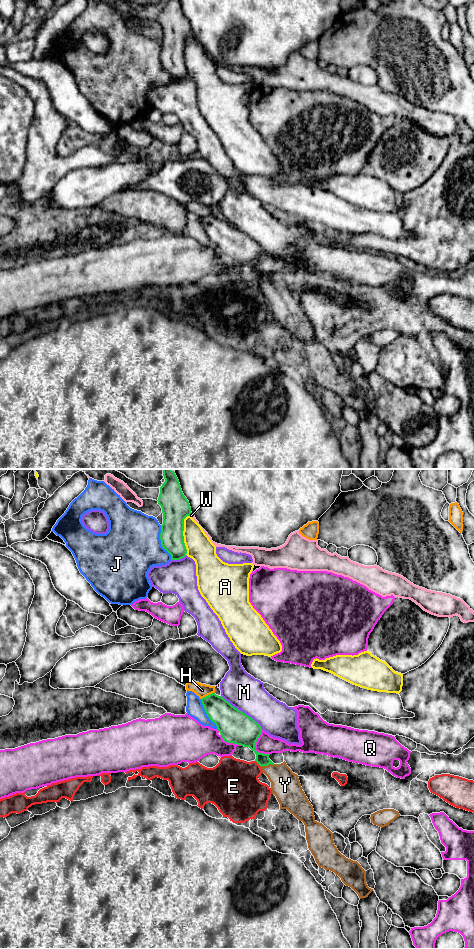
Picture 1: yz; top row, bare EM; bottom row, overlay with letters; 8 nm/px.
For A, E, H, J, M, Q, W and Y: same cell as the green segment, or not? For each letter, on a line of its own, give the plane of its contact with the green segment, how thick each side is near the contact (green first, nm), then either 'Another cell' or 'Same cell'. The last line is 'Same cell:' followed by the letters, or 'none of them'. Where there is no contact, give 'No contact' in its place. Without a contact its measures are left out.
A: Touches green in yz. Thickness 220 nm (green) against 220 nm. Another cell
E: Touches green in yz. Thickness 190 nm (green) against 400 nm. Another cell
H: Touches green in yz. Thickness 220 nm (green) against 110 nm. Another cell
J: Touches green in yz. Thickness 190 nm (green) against 460 nm. Another cell
M: Touches green in yz. Thickness 260 nm (green) against 280 nm. Another cell
Q: Touches green in yz. Thickness 260 nm (green) against 160 nm. Another cell
W: Touches green in yz. Thickness 220 nm (green) against 20 nm. Another cell
Y: Touches green in yz. Thickness 120 nm (green) against 240 nm. Same cell
Same cell: Y

